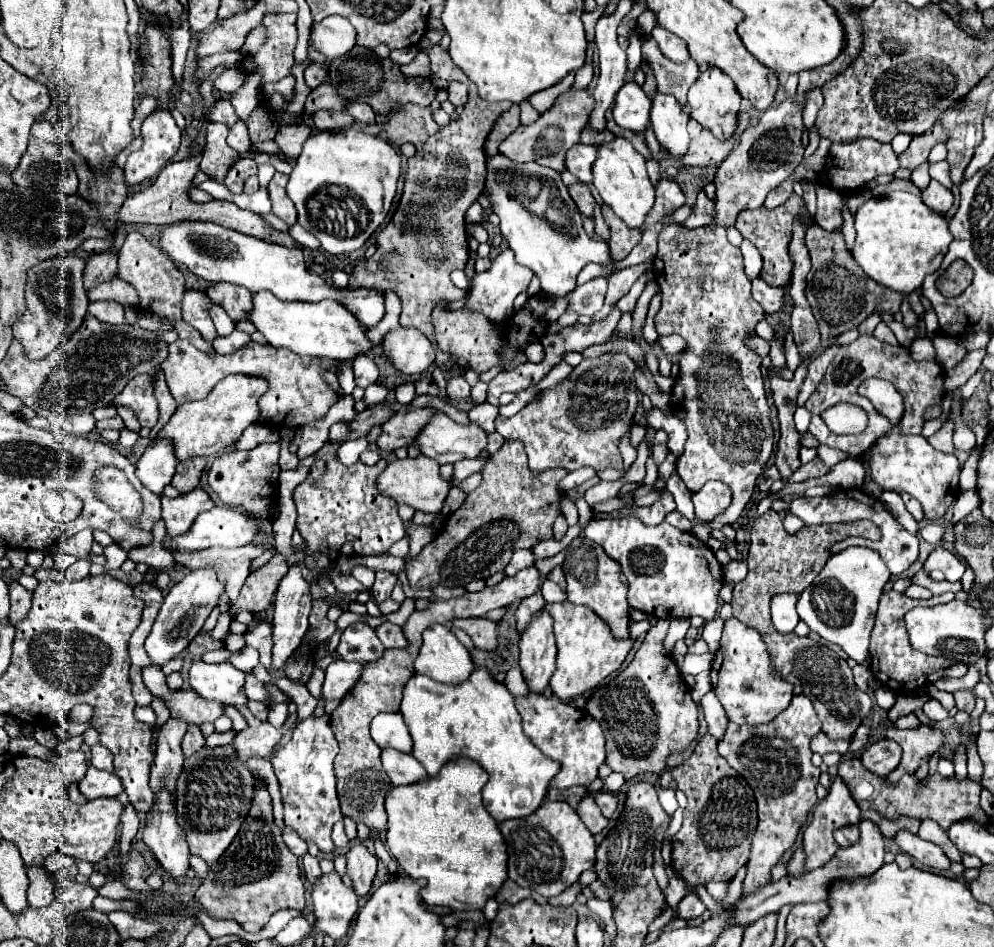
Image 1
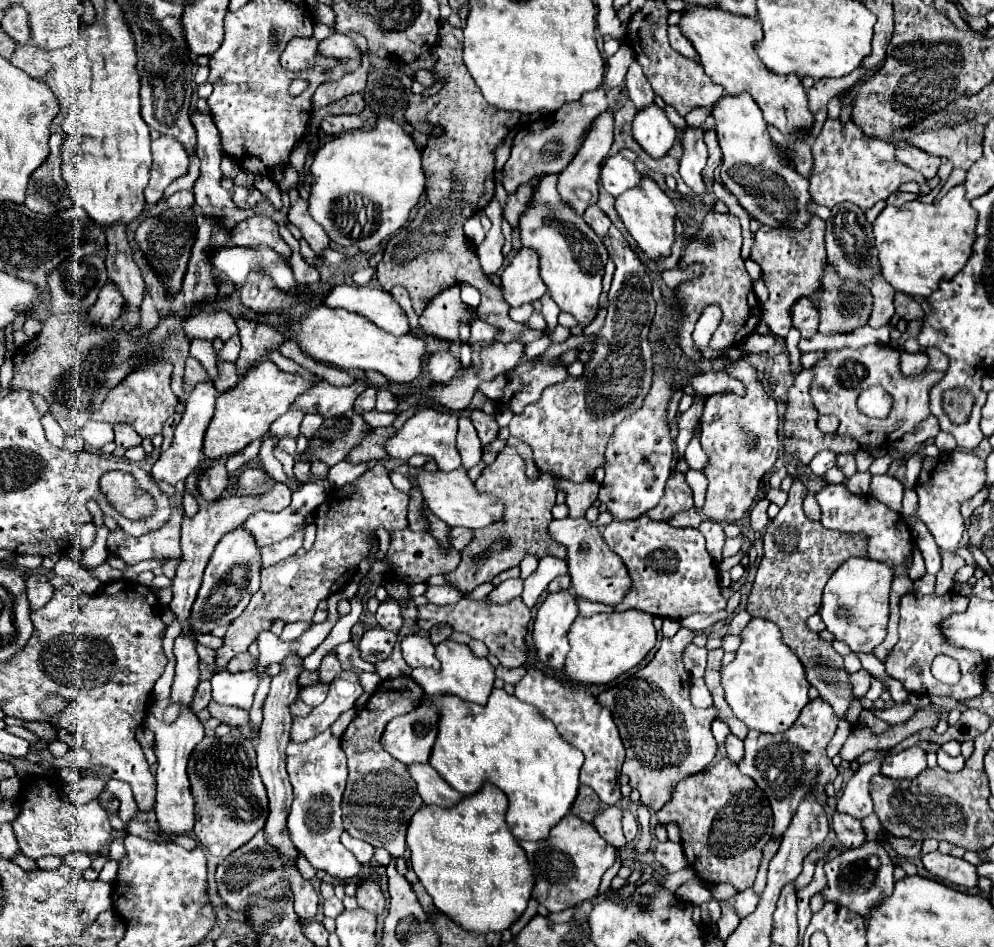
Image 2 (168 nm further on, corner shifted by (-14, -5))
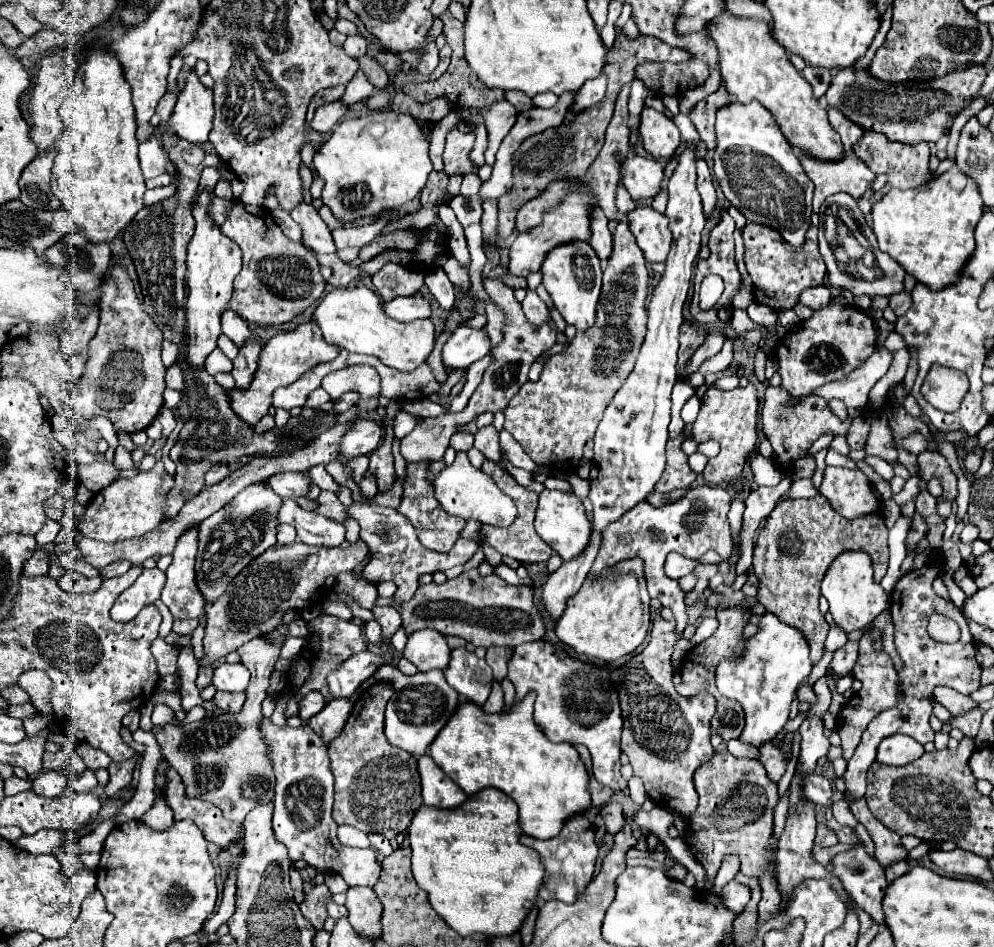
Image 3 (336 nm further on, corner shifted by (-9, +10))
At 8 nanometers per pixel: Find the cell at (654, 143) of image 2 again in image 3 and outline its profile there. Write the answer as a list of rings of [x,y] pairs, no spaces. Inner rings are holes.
[[[645,107],[641,111],[641,123],[639,123],[639,135],[643,141],[643,147],[655,157],[671,159],[677,145],[681,143],[679,129],[673,123],[673,119],[667,113],[659,113],[651,107]]]

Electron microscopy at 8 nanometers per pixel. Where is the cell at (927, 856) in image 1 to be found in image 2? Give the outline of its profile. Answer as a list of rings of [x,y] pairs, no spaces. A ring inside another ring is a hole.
[[[930,852],[922,856],[922,864],[934,878],[944,880],[948,884],[956,884],[964,888],[974,888],[978,884],[976,866],[968,864],[962,858],[954,858],[950,854],[940,854],[940,852]]]

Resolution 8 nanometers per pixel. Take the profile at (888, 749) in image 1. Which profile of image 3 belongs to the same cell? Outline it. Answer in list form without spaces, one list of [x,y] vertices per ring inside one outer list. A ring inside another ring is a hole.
[[[891,735],[881,741],[877,749],[877,761],[883,765],[907,765],[925,753],[923,745],[909,735]]]

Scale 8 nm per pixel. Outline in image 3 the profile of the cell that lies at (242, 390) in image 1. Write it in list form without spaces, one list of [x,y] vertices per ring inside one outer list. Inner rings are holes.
[[[309,321],[309,323],[303,323],[299,325],[297,329],[293,331],[285,331],[285,333],[277,333],[273,339],[269,339],[261,353],[259,353],[259,367],[255,371],[255,377],[251,381],[251,385],[247,389],[231,389],[227,391],[229,395],[229,405],[233,409],[233,413],[245,421],[247,425],[257,425],[259,419],[263,415],[267,415],[269,407],[271,407],[271,395],[277,387],[281,385],[289,385],[289,383],[295,383],[295,379],[299,379],[305,371],[313,369],[315,365],[319,363],[325,363],[325,361],[333,361],[335,357],[339,355],[339,347],[335,345],[329,345],[327,341],[323,341],[323,335],[319,333],[319,327]]]

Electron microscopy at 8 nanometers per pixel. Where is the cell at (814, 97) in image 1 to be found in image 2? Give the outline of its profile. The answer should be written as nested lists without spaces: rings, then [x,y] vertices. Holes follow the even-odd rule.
[[[828,118],[824,122],[820,136],[812,144],[812,158],[814,166],[810,172],[810,194],[816,204],[832,208],[834,204],[852,202],[862,210],[872,208],[878,200],[886,200],[890,194],[898,190],[902,182],[918,182],[920,192],[928,194],[930,186],[924,176],[920,176],[916,170],[906,168],[904,164],[898,164],[894,158],[896,146],[892,142],[884,142],[878,136],[868,136],[852,120],[846,124],[838,120]]]

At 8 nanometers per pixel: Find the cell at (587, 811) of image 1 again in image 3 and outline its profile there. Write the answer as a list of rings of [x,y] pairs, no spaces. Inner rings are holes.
[[[607,803],[605,807],[601,807],[599,815],[603,817],[605,827],[607,827],[607,831],[611,835],[615,835],[621,829],[621,825],[623,825],[623,809],[621,809],[619,803]]]

